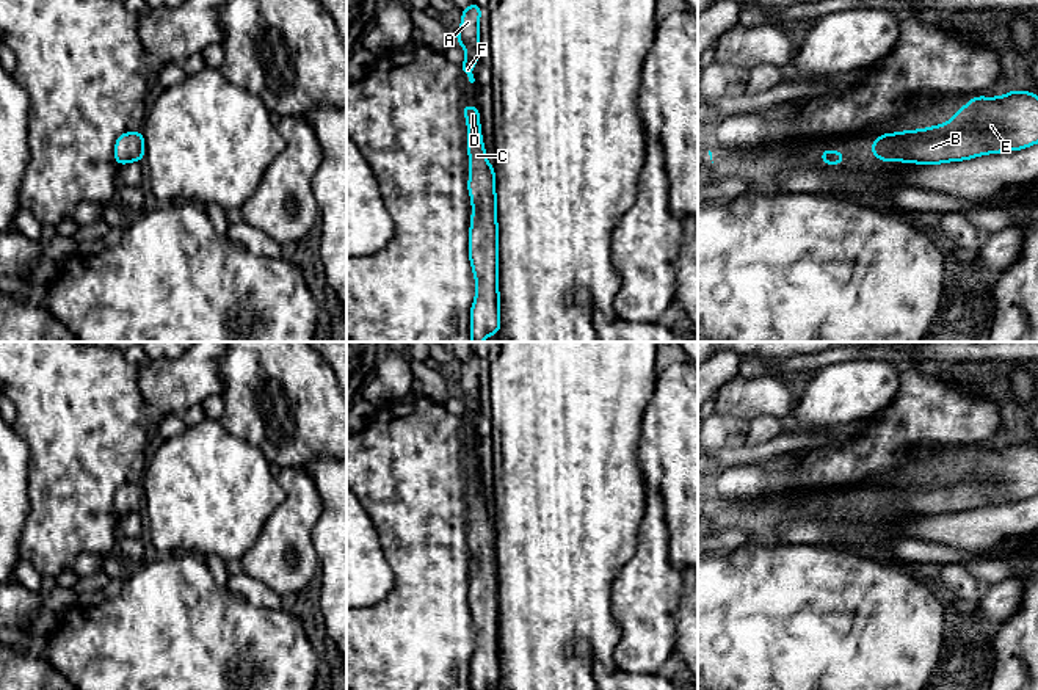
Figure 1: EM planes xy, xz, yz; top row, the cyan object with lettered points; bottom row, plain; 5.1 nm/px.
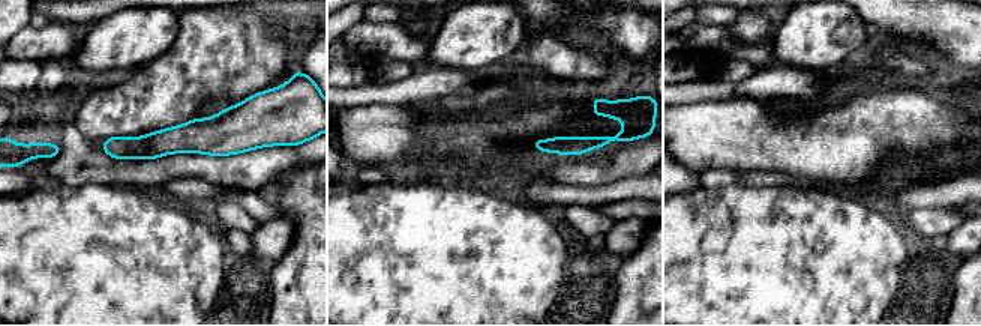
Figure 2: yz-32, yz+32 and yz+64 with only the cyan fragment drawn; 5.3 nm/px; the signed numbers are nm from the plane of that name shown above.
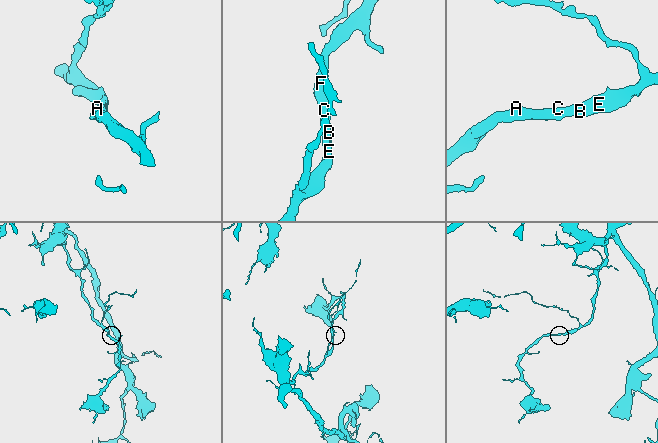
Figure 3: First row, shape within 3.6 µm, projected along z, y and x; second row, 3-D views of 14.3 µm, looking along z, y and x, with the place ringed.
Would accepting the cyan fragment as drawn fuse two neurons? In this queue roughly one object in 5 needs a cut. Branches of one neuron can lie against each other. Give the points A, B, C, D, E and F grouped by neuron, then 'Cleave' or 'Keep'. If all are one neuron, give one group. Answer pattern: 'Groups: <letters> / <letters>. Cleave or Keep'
Groups: A B C D E F. Keep

